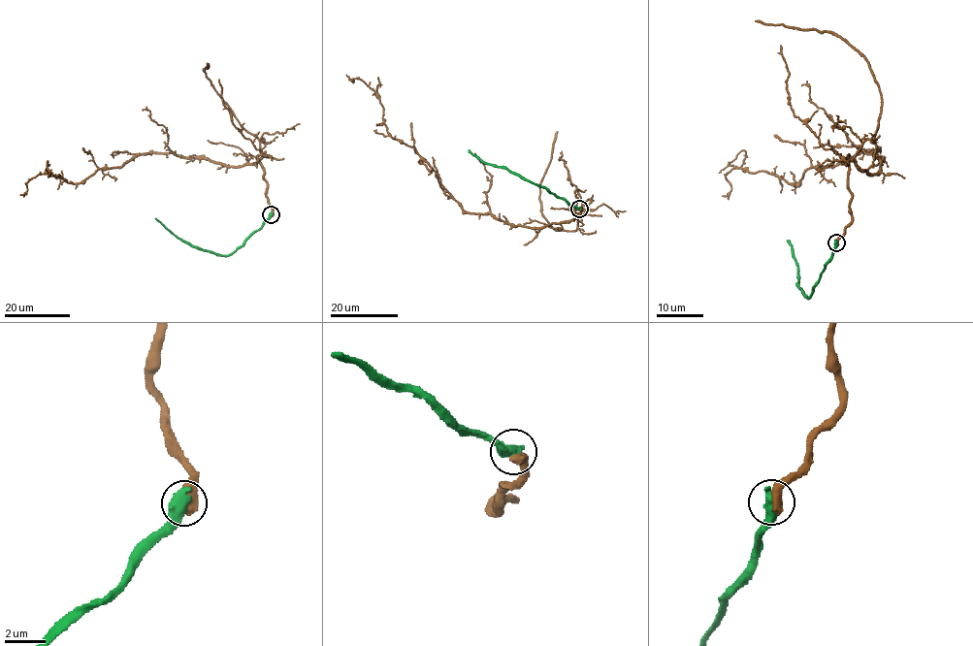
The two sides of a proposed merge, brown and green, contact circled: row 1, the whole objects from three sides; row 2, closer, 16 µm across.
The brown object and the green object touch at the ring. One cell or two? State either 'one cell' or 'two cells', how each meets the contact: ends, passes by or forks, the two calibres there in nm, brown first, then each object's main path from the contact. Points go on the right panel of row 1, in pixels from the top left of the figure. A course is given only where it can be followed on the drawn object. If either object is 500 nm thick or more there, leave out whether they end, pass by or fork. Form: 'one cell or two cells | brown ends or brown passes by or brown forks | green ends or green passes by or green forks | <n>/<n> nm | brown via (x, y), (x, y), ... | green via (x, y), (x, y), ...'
two cells | 600/700 nm | brown via (836, 242), (852, 219), (842, 158), (878, 174), (879, 150), (811, 166), (795, 185), (733, 167), (723, 196) | green via (835, 242), (832, 256), (808, 297), (798, 285), (798, 265), (787, 240)

